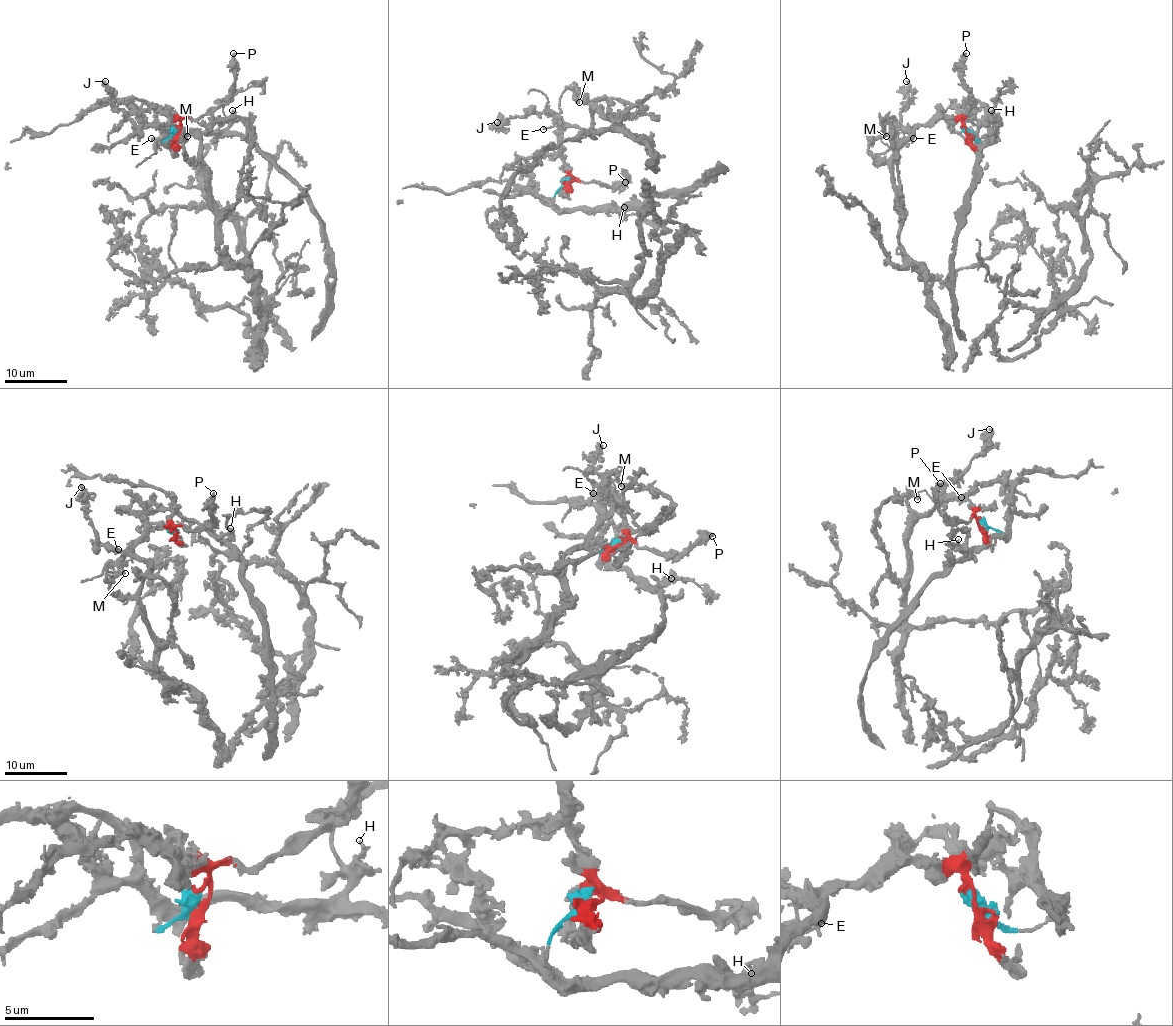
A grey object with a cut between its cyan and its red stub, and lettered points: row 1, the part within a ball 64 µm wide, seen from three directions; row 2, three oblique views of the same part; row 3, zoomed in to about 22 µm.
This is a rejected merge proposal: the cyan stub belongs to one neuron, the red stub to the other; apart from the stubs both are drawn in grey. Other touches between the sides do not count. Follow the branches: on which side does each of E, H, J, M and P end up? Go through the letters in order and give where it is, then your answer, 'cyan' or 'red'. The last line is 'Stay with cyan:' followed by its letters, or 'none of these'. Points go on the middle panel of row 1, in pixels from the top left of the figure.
E: (543, 129) | red
H: (624, 207) | cyan
J: (497, 122) | red
M: (579, 102) | red
P: (625, 182) | red
Stay with cyan: H

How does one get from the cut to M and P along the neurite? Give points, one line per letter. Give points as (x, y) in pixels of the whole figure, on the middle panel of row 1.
M: (567, 182), (572, 180), (569, 166), (561, 159), (558, 118), (561, 95), (567, 88), (573, 92), (580, 103)
P: (567, 182), (608, 185), (626, 179), (625, 182)

